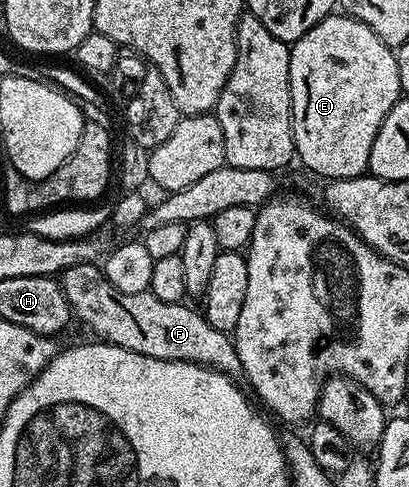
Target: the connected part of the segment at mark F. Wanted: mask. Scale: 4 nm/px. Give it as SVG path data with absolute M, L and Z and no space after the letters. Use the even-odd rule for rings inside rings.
M77 264L64 270L61 275L63 291L71 305L71 313L92 330L96 339L120 346L129 352L137 352L141 356L153 356L157 360L177 360L192 362L198 366L207 366L211 370L220 370L223 374L239 380L243 378L241 356L237 356L234 337L226 330L213 328L209 320L198 309L190 310L183 302L166 302L157 300L150 292L117 292L113 284L103 275L102 269L95 264Z

